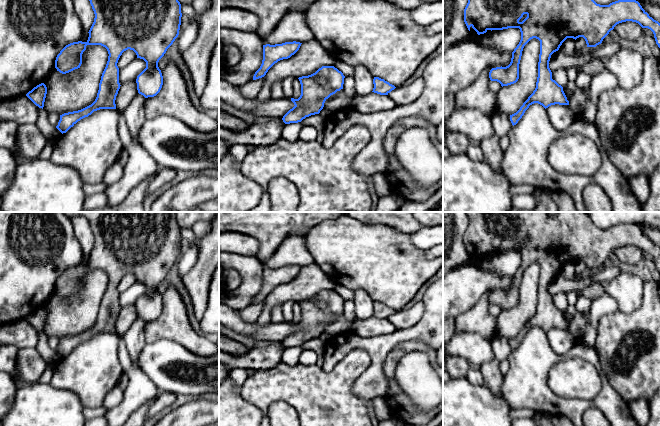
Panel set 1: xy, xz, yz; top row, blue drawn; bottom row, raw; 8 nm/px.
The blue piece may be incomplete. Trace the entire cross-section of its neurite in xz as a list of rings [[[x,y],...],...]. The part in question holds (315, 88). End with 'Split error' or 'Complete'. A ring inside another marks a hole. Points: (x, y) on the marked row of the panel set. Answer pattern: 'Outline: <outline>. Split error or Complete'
Outline: [[[322,66],[315,73],[299,77],[301,84],[301,95],[298,99],[291,98],[294,107],[282,118],[285,124],[301,122],[306,117],[319,114],[324,107],[325,101],[337,91],[343,89],[345,76],[334,66]]]. Complete

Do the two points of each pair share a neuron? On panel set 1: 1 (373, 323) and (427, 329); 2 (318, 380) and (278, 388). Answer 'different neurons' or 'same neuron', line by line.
1: different neurons
2: same neuron

